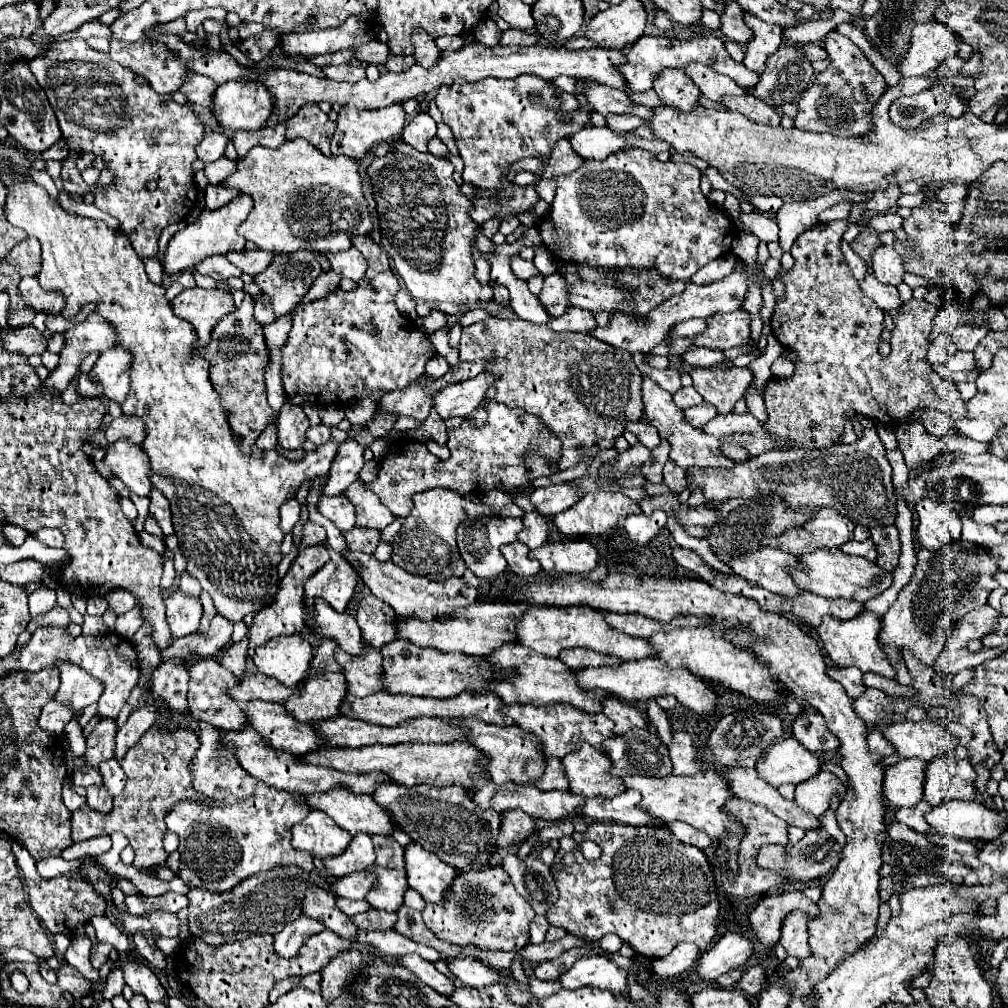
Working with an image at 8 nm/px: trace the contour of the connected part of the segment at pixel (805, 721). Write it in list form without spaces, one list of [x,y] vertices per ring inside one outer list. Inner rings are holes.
[[[804,714],[794,722],[792,736],[798,738],[810,752],[828,752],[840,746],[838,738],[826,728],[822,714]]]

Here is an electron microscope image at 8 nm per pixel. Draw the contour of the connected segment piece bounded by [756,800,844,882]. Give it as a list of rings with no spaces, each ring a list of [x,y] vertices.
[[[834,800],[830,810],[824,816],[820,816],[820,822],[822,822],[820,830],[810,830],[810,832],[806,832],[806,836],[798,844],[786,846],[782,852],[782,858],[776,858],[776,846],[766,844],[766,846],[762,846],[762,850],[758,850],[756,862],[762,868],[774,870],[776,874],[786,874],[784,882],[792,882],[792,880],[806,882],[806,880],[816,880],[816,878],[822,878],[824,874],[828,874],[838,864],[838,858],[842,856],[842,846],[844,846],[844,834],[836,822],[838,804],[840,802]]]

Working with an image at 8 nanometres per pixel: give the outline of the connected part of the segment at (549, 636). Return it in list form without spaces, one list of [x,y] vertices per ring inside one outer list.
[[[566,606],[566,608],[528,608],[524,618],[516,626],[518,644],[528,646],[544,656],[558,656],[566,648],[590,648],[600,654],[618,656],[620,660],[642,660],[648,656],[656,656],[654,648],[648,644],[646,638],[630,638],[614,630],[604,620],[604,610],[592,606]]]

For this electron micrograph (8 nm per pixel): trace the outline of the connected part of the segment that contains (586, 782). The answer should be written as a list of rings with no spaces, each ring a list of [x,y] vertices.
[[[580,742],[580,748],[576,752],[564,756],[562,764],[566,768],[570,792],[574,794],[586,798],[592,796],[614,798],[626,790],[622,786],[622,780],[610,774],[612,770],[610,758],[598,752],[596,748],[586,746],[586,742]]]

